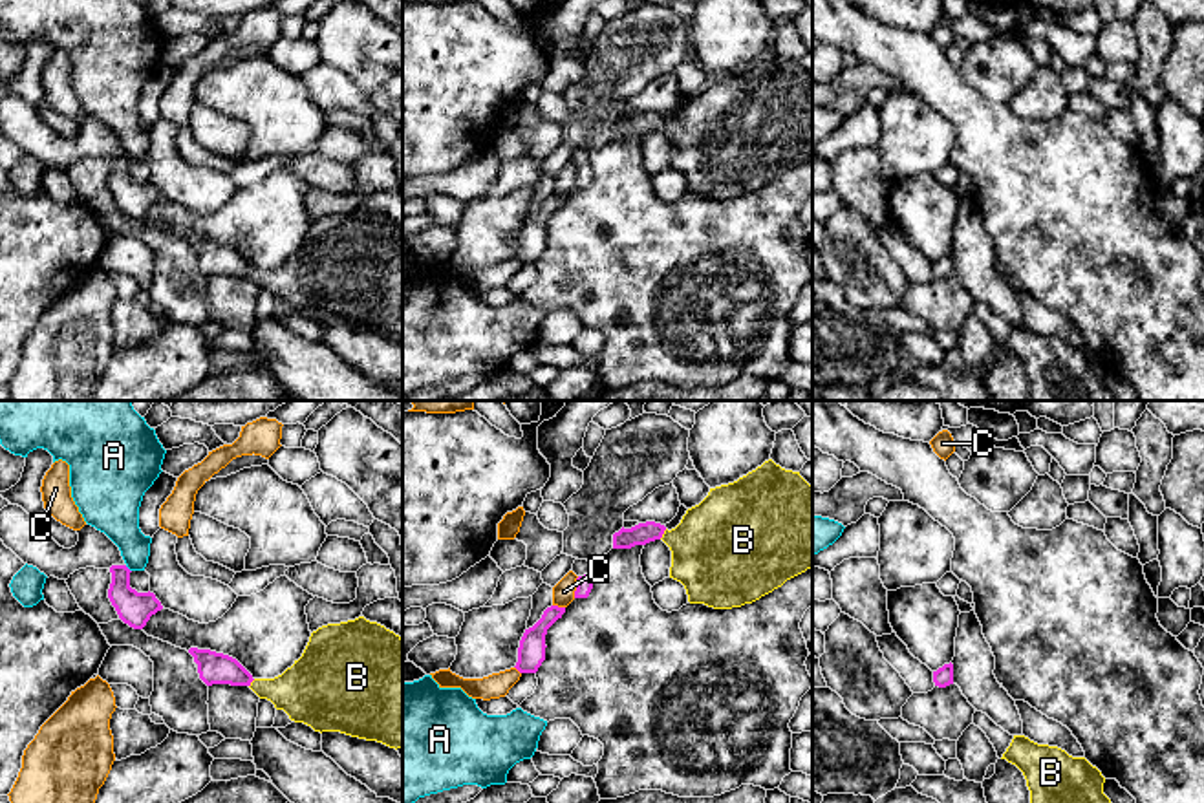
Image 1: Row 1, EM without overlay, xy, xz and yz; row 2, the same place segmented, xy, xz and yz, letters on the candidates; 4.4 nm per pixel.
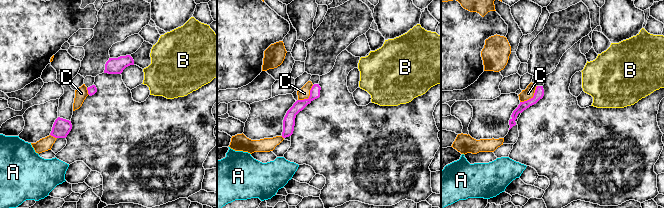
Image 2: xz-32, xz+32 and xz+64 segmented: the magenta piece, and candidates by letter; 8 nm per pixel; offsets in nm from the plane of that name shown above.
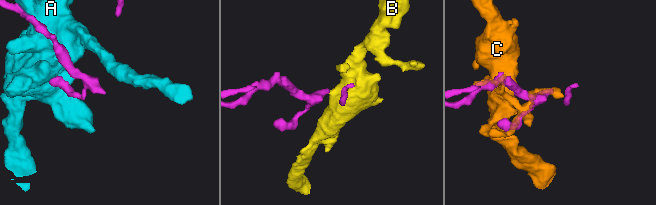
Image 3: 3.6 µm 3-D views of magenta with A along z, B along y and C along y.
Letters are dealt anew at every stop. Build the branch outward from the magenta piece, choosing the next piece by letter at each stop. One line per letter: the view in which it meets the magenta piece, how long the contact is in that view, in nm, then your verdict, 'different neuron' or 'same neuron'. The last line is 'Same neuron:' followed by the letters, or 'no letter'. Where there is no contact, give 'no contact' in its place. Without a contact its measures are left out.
A: xy | 40 nm | different neuron
B: xz | 60 nm | same neuron
C: xz | 100 nm | different neuron
Same neuron: B

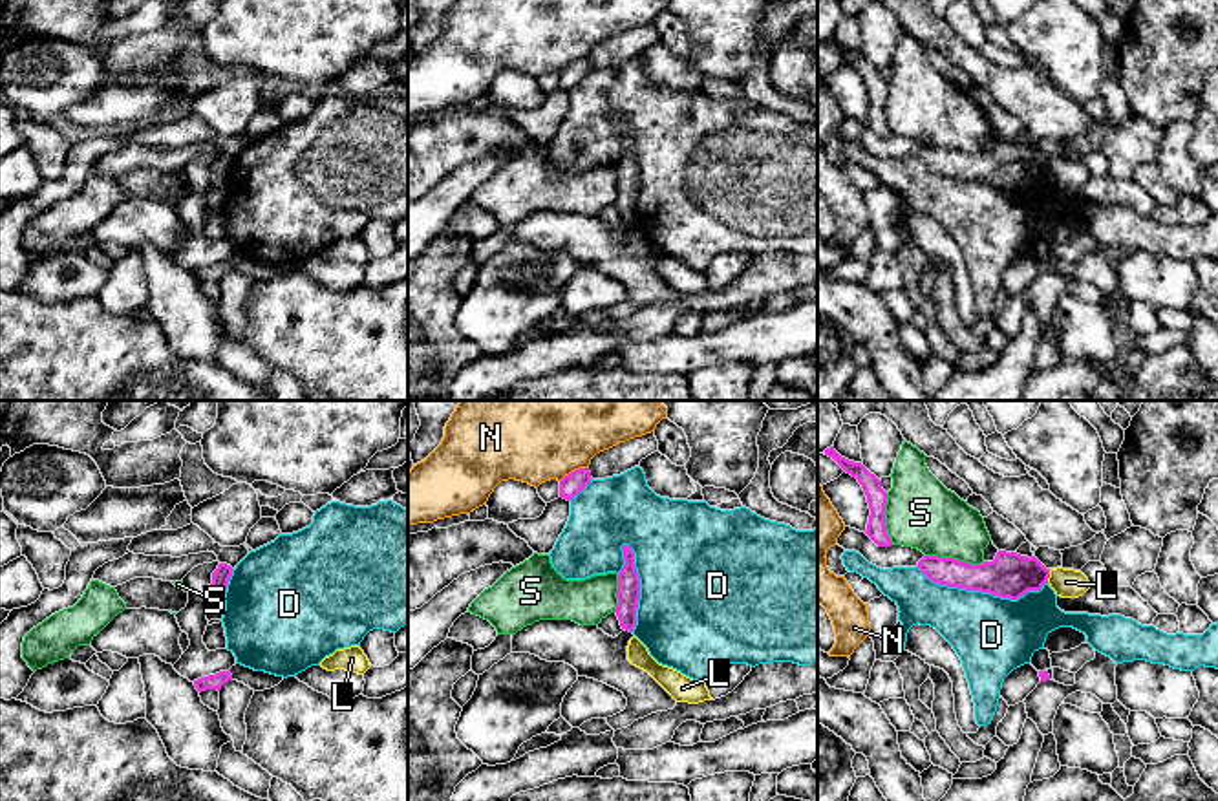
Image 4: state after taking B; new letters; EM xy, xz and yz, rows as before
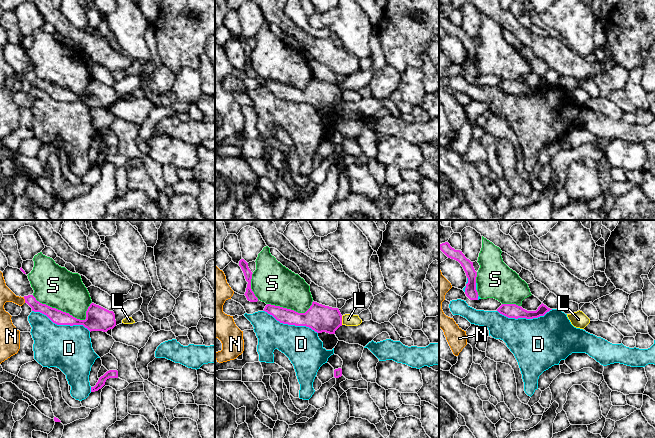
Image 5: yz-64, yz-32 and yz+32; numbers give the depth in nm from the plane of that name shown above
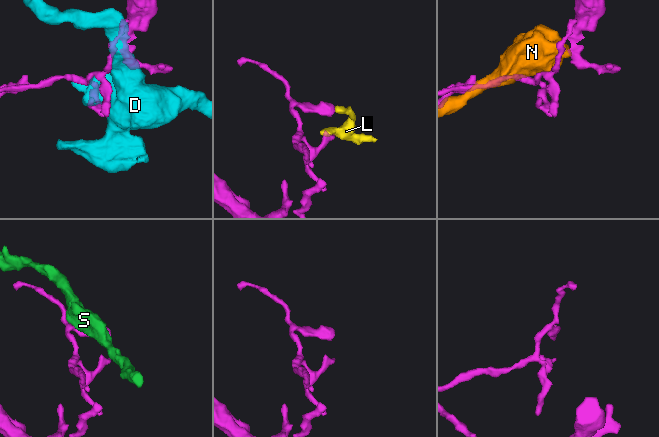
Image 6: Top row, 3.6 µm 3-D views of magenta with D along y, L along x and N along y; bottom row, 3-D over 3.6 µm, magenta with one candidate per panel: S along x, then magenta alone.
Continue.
D: yz | 600 nm | different neuron
L: yz | 70 nm | different neuron
N: xz | 140 nm | different neuron
S: yz | 260 nm | different neuron
Same neuron: no letter

